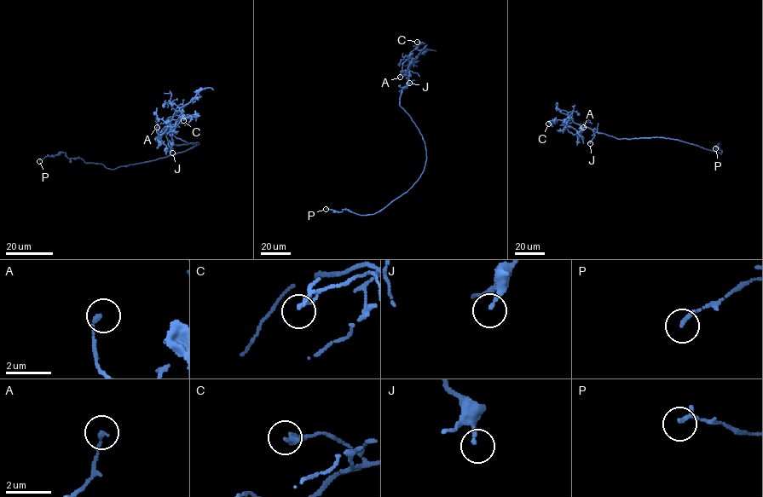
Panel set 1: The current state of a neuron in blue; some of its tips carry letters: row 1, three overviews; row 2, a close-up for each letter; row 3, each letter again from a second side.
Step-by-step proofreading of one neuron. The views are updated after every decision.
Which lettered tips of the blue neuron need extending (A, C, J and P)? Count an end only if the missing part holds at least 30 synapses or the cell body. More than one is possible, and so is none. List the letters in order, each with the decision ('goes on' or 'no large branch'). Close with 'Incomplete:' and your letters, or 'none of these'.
A: no large branch
C: no large branch
J: no large branch
P: no large branch
Incomplete: none of these

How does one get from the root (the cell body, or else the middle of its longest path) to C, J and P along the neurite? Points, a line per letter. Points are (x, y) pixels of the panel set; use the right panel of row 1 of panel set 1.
C: (658, 137), (616, 139), (582, 127), (569, 117), (551, 120), (548, 124)
J: (658, 137), (619, 139), (592, 130), (594, 135), (590, 143)
P: (658, 137), (680, 140), (721, 153), (722, 150), (716, 147), (719, 143), (715, 148)

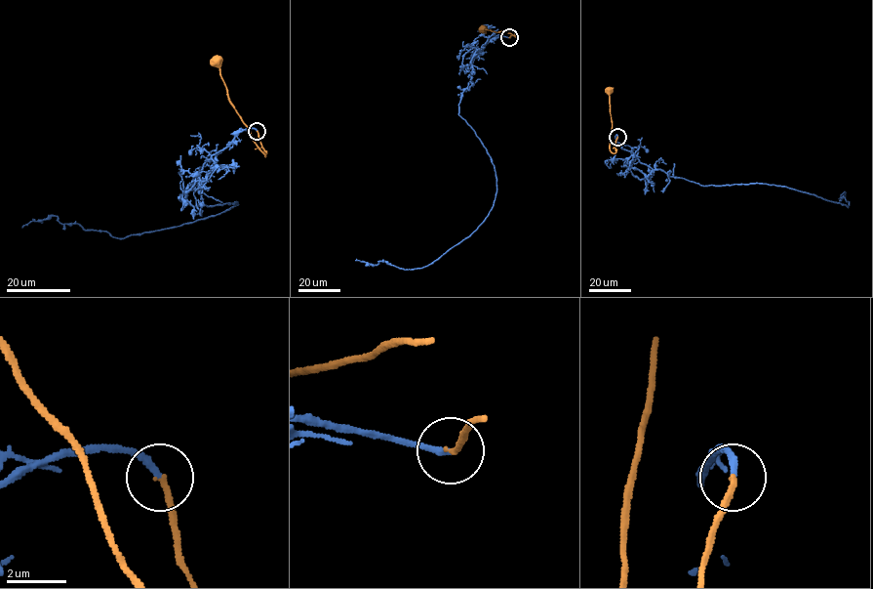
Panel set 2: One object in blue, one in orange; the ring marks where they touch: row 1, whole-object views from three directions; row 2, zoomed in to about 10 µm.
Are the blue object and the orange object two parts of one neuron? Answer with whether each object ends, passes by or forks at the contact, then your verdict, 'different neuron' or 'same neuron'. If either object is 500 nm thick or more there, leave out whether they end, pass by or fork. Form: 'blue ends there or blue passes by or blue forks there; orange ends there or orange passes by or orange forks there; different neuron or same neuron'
blue ends there; orange ends there; same neuron

